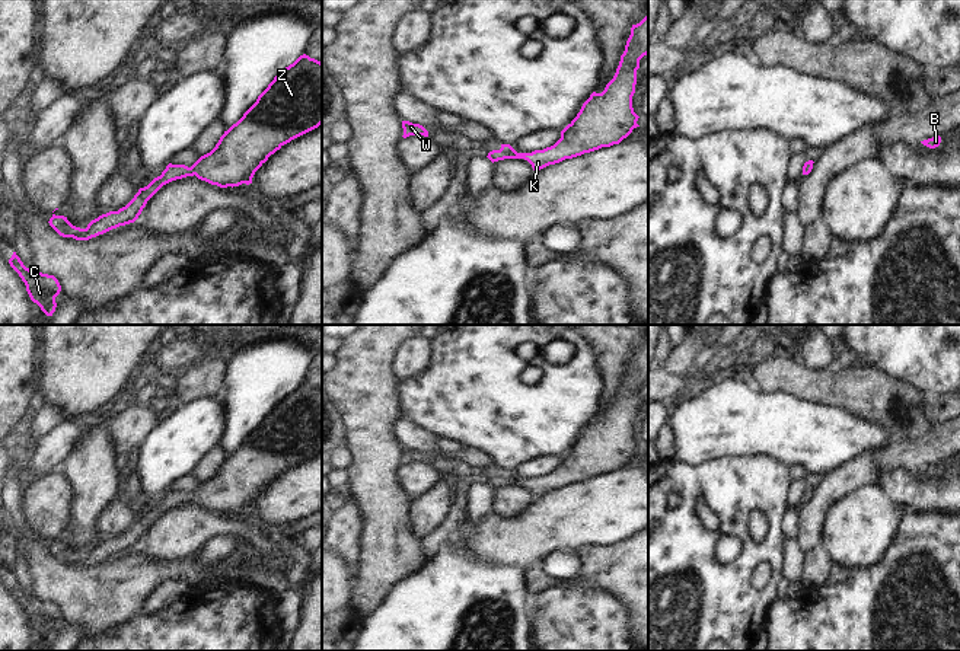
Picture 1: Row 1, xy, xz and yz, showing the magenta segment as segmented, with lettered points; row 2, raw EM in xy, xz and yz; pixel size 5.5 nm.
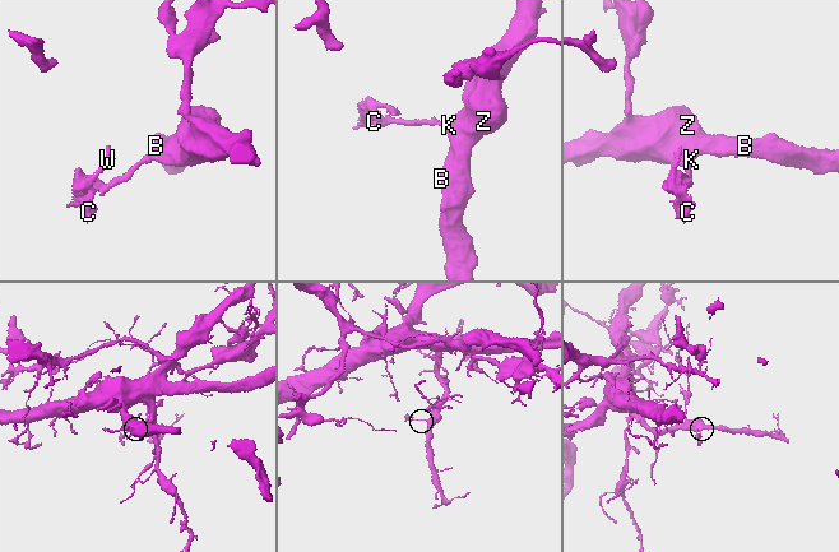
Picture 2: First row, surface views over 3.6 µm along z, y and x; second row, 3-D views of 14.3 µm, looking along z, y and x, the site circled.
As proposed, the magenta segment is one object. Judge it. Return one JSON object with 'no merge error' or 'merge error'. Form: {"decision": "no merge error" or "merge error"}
{"decision": "no merge error"}

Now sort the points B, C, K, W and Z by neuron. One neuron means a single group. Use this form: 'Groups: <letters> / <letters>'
Groups: B C K W Z

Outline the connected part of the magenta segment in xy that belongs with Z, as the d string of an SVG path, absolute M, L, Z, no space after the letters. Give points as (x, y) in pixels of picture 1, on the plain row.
M303 380L274 403L243 443L224 457L216 473L191 494L169 489L162 501L140 514L125 533L99 542L86 555L76 553L67 543L55 540L48 549L63 564L89 567L134 549L147 527L172 507L195 501L220 514L249 511L271 481L320 450L322 389Z

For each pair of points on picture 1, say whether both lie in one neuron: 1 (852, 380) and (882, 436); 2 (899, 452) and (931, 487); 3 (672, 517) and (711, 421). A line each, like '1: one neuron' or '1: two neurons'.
1: two neurons
2: two neurons
3: two neurons

